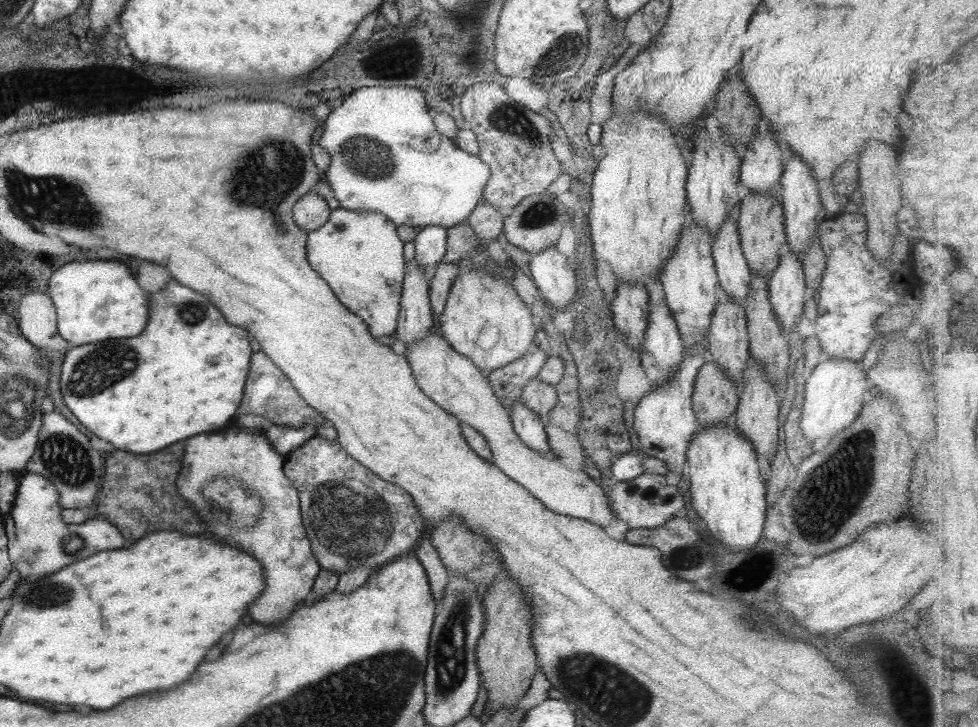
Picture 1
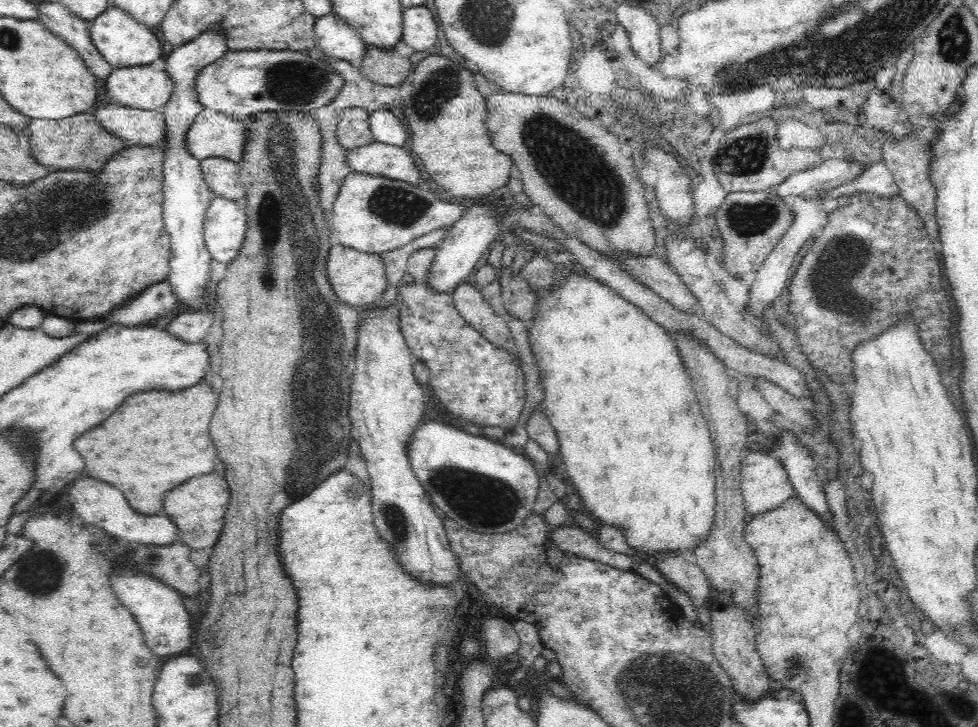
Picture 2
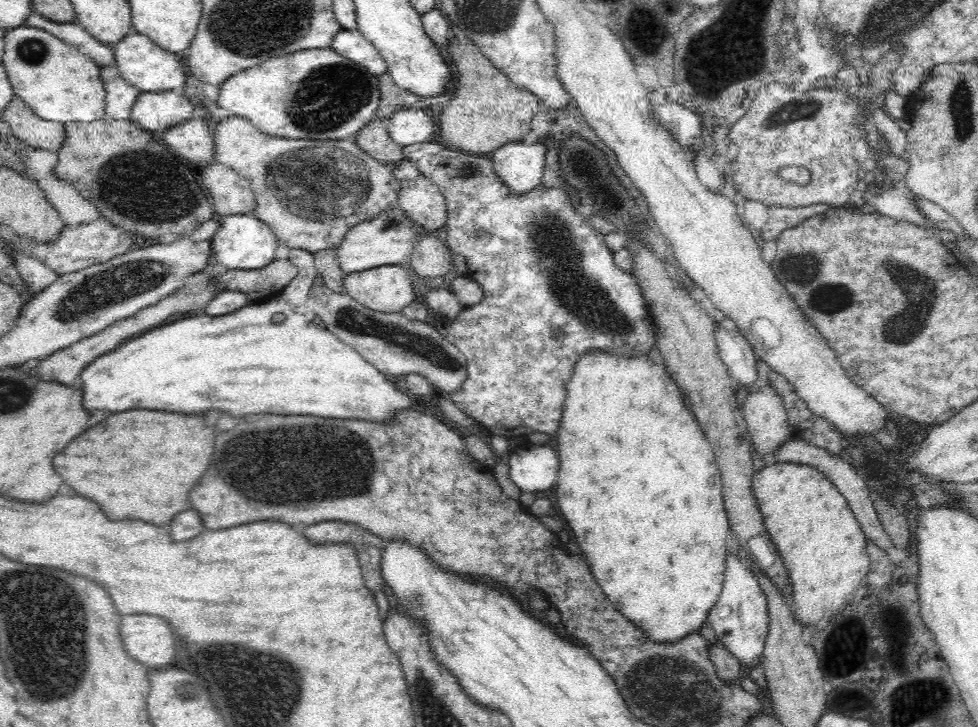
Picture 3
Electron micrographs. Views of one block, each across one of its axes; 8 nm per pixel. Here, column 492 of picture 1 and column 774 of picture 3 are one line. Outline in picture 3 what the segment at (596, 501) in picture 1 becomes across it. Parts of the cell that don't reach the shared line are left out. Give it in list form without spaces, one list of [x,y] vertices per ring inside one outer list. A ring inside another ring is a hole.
[[[768,383],[747,394],[742,406],[746,436],[764,460],[765,467],[777,463],[777,450],[790,438],[788,415],[782,400]]]

